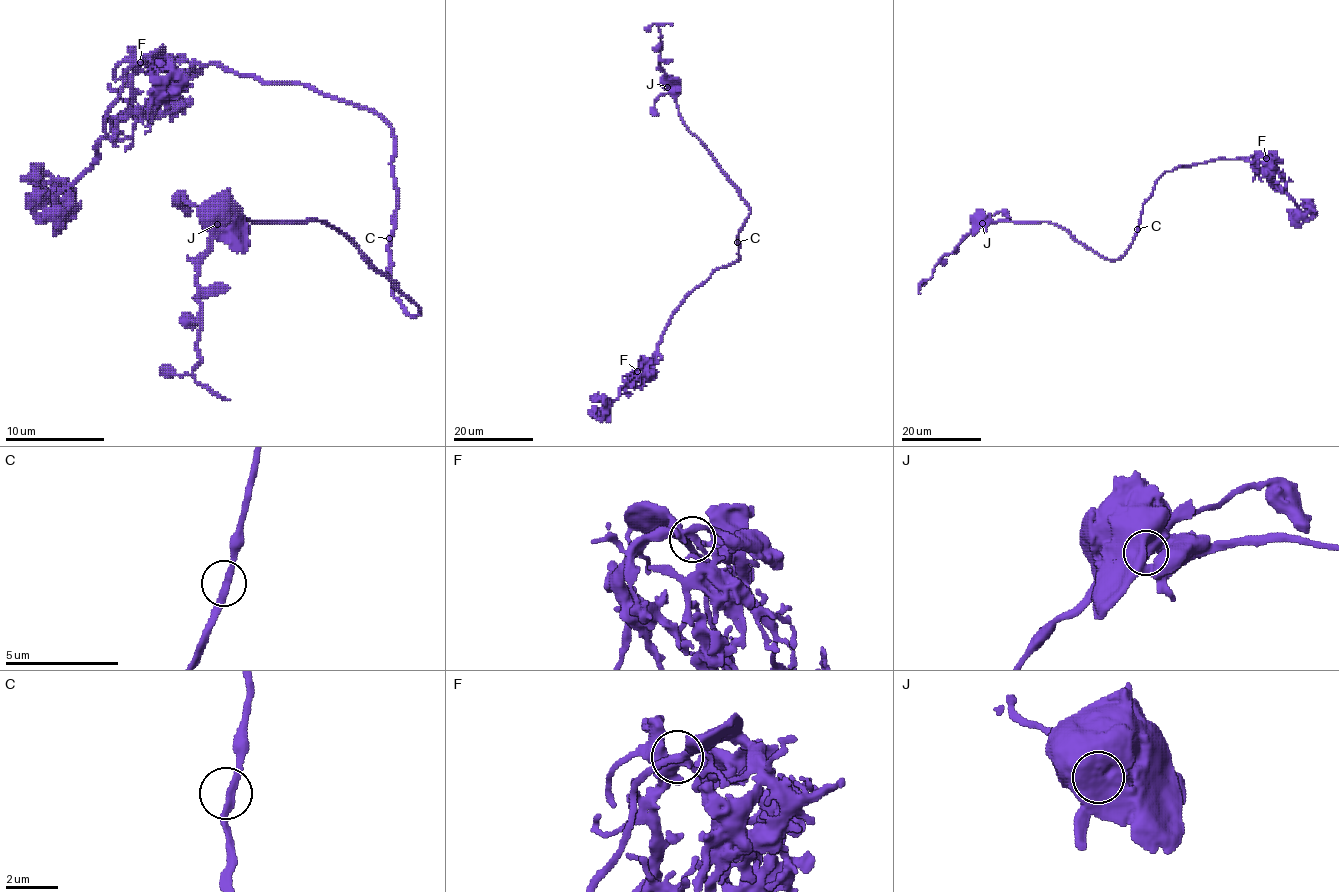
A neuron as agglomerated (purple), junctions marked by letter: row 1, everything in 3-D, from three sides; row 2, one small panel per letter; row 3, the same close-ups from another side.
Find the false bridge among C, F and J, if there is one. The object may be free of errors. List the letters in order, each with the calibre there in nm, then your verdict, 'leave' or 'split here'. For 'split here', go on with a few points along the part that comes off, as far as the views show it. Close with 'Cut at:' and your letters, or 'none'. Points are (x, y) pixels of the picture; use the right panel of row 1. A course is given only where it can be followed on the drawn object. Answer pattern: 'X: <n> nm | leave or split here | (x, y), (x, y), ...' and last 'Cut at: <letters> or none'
C: 260 nm | leave
F: 280 nm | leave
J: 1200 nm | split here | (982, 223), (953, 252), (942, 257), (930, 278), (920, 284), (920, 294)
Cut at: J

